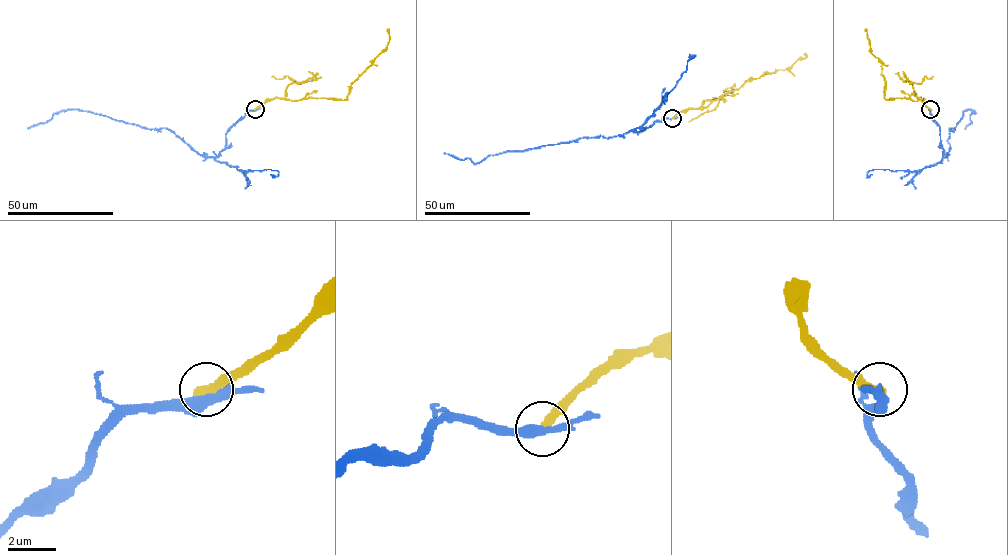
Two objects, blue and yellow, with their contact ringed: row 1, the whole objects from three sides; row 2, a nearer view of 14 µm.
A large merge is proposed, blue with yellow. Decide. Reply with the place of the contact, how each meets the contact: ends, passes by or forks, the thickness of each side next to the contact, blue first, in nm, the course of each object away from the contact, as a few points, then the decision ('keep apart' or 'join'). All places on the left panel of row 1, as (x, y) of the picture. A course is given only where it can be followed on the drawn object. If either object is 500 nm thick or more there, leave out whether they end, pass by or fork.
place (255, 109); blue passes by; yellow ends; calibres 400 and 380 nm; course blue (255, 109), (229, 128), (226, 147), (214, 157), (198, 154), (165, 128), (78, 109), (26, 128); course yellow (255, 109), (275, 98), (346, 100), (349, 86), (386, 49), (389, 39), (387, 29); keep apart

